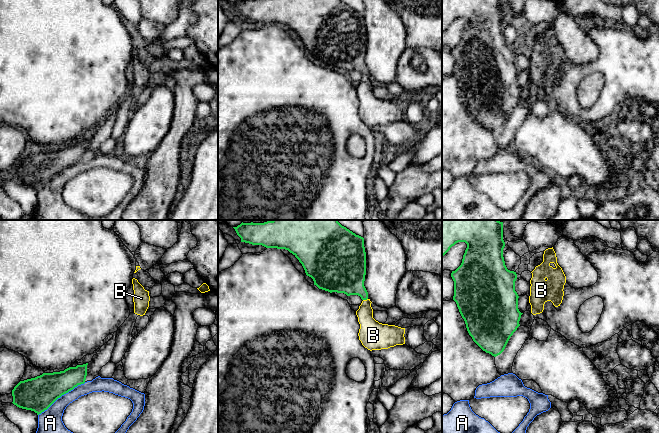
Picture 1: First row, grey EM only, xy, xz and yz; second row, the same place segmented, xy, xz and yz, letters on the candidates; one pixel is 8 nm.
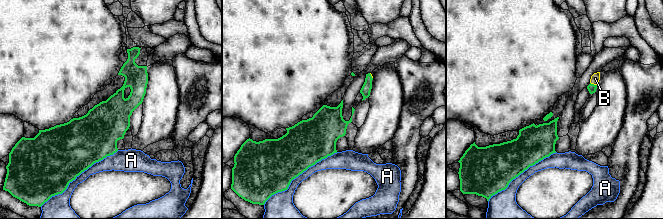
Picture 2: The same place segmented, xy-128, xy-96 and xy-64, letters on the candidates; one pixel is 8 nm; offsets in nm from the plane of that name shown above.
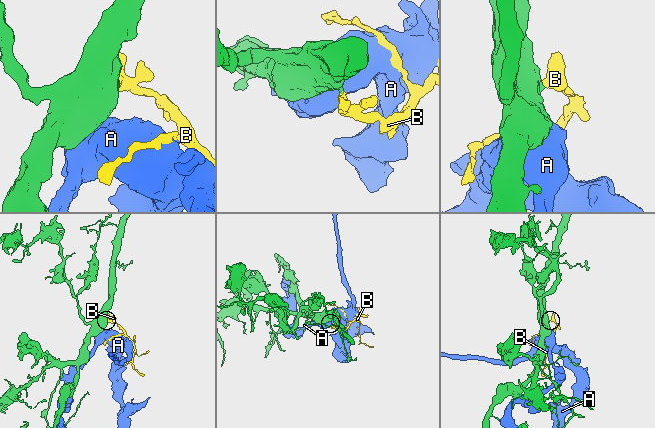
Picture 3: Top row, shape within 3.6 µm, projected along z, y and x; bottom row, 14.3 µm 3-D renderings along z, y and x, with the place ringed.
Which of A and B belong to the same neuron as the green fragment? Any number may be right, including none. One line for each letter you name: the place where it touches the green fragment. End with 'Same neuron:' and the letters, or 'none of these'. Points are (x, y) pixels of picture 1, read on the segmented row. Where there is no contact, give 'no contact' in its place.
B: contact xz (365, 299)
Same neuron: B

